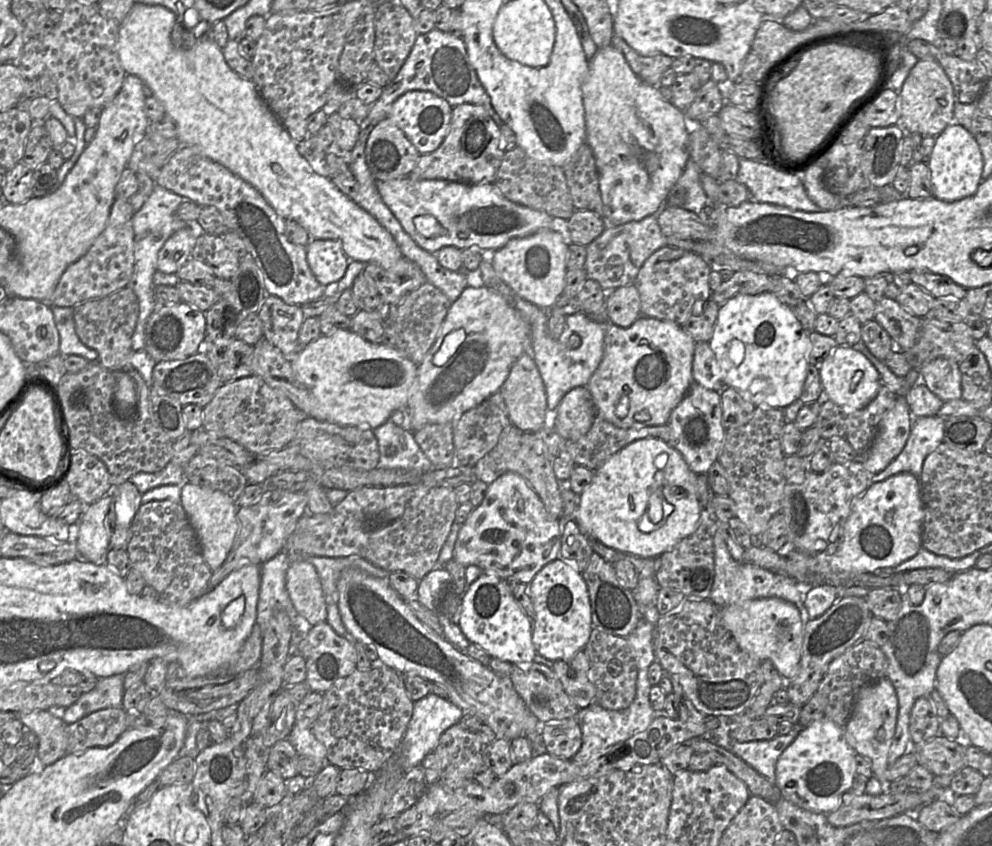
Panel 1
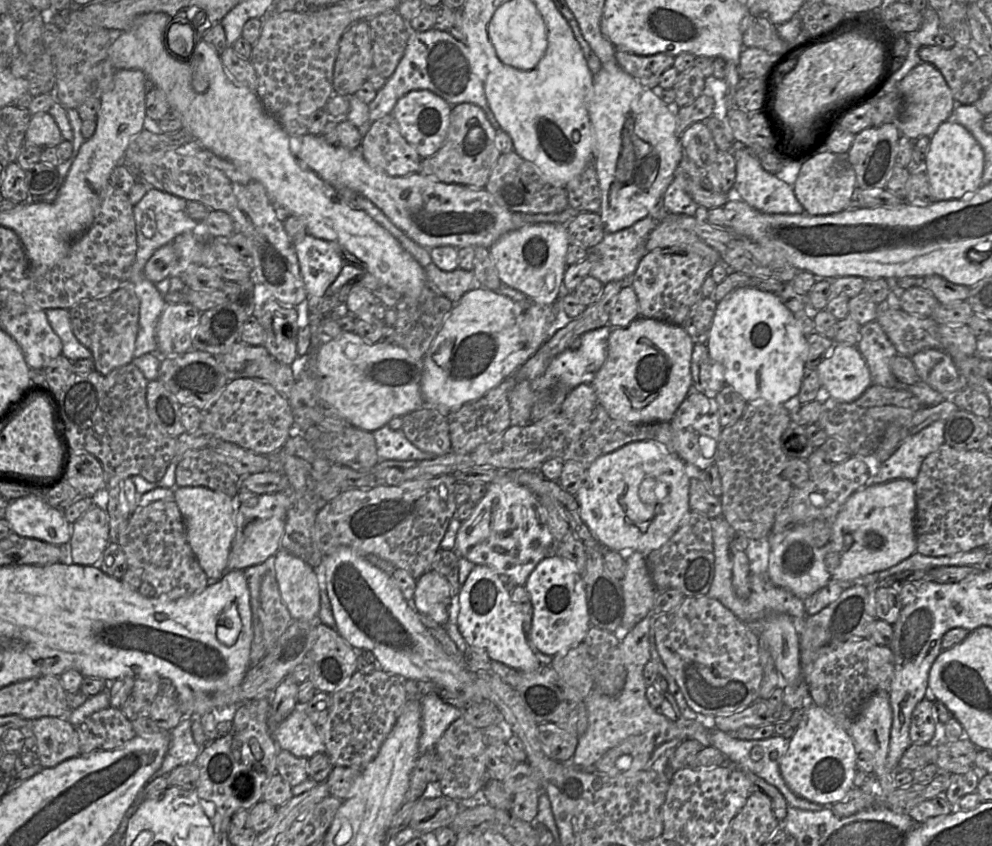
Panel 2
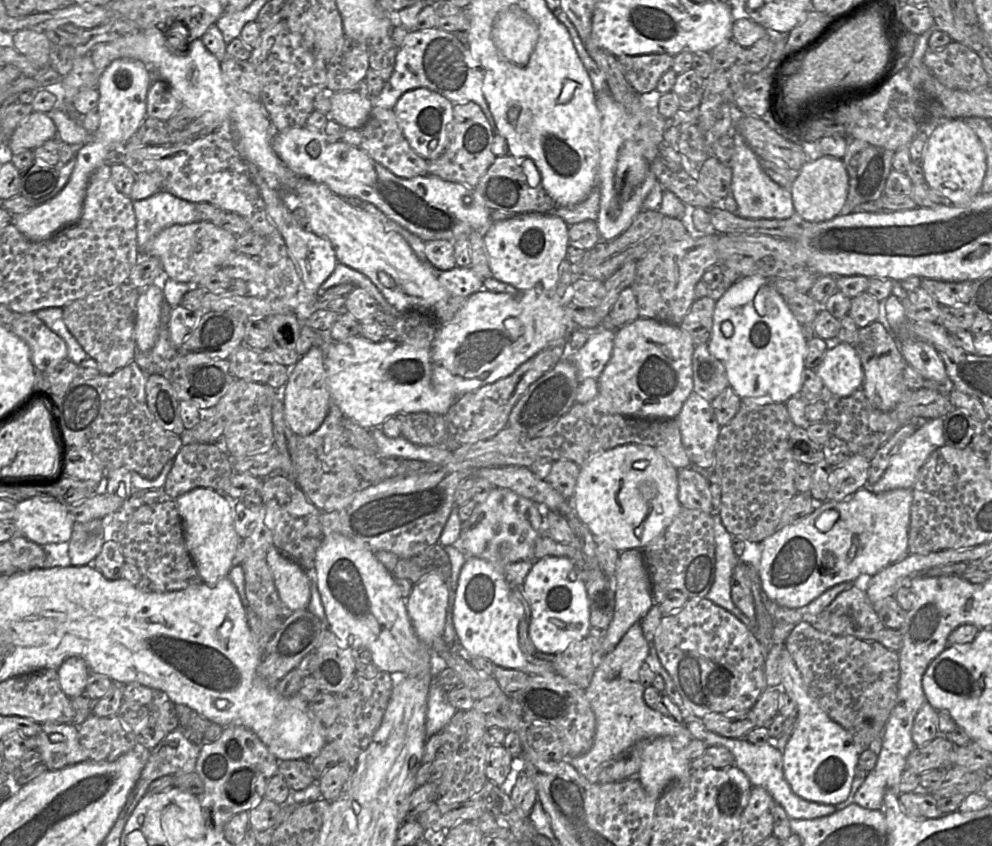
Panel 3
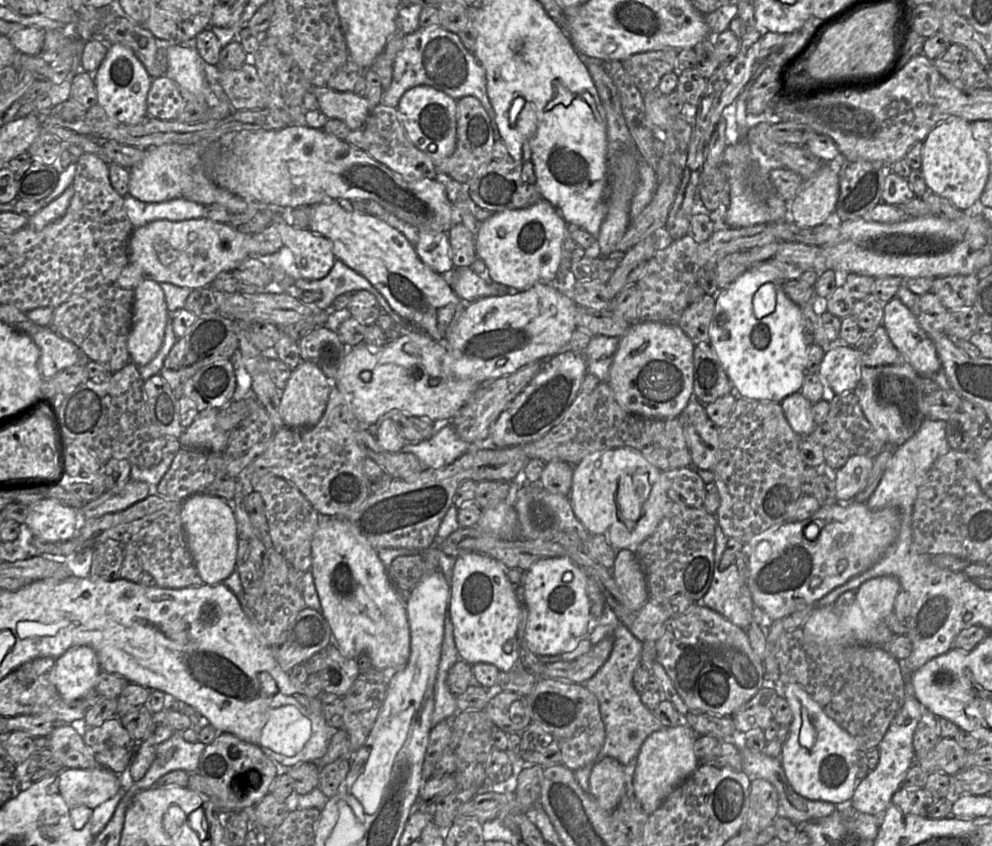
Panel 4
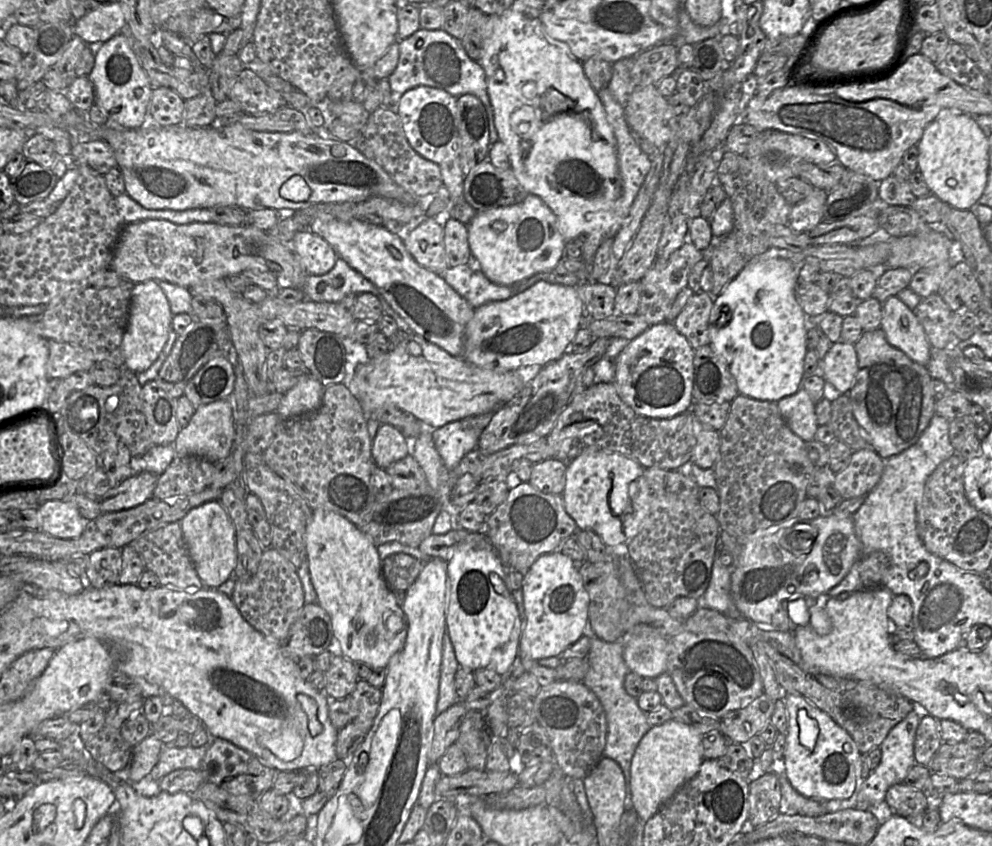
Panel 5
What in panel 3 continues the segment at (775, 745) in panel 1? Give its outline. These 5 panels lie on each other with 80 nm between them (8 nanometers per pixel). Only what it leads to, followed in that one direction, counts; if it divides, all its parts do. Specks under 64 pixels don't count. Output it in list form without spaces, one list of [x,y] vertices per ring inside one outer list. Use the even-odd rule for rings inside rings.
[[[694,714],[685,717],[684,725],[694,739],[703,741],[707,746],[727,748],[734,757],[734,765],[748,778],[752,786],[765,789],[786,812],[789,819],[815,819],[835,812],[836,805],[825,805],[807,801],[796,795],[786,782],[783,775],[782,751],[769,743],[751,744],[744,739],[726,738],[706,729],[701,718]]]

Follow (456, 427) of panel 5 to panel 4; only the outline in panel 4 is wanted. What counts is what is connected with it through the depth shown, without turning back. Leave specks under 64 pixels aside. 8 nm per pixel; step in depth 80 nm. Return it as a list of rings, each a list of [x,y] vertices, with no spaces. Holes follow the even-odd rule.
[[[451,422],[442,427],[431,438],[419,443],[407,442],[401,452],[414,454],[424,467],[442,468],[462,456],[471,444],[462,440]]]

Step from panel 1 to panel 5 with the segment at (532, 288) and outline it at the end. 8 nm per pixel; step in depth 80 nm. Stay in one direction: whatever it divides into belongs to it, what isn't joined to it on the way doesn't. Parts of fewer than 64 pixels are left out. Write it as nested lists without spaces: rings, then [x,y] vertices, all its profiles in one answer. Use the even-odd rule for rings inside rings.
[[[530,193],[519,204],[478,211],[467,224],[467,231],[472,257],[479,261],[483,274],[495,284],[511,287],[538,273],[552,272],[563,256],[565,240],[556,216],[541,198]]]

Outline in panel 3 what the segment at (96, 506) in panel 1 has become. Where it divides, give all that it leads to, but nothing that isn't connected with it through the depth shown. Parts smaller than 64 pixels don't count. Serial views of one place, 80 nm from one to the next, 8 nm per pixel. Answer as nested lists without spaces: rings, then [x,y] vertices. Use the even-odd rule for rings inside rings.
[[[102,519],[75,523],[69,541],[69,556],[73,566],[91,565],[105,543]]]

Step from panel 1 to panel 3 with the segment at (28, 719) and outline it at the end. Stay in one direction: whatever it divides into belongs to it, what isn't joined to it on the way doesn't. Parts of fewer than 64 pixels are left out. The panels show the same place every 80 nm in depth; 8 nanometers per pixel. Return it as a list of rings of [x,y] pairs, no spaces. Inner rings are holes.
[[[45,722],[38,737],[39,752],[49,770],[89,760],[80,744],[78,727],[73,723]]]

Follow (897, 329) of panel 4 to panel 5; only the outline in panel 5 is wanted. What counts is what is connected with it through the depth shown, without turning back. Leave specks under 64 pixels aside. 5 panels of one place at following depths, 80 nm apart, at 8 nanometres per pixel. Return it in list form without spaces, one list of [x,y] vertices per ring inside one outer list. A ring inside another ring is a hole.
[[[897,296],[890,297],[883,302],[880,328],[890,345],[904,352],[914,362],[924,366],[928,365],[932,348],[924,328],[915,313]]]

